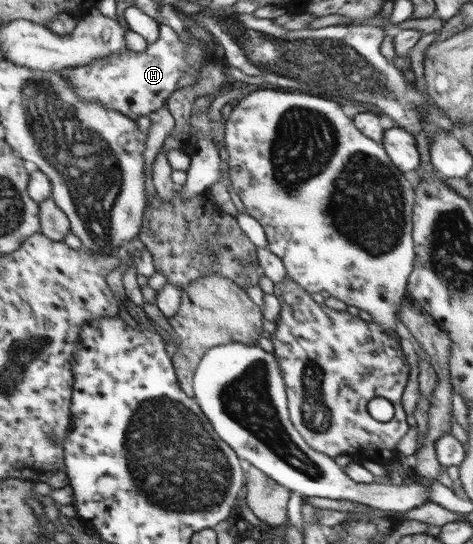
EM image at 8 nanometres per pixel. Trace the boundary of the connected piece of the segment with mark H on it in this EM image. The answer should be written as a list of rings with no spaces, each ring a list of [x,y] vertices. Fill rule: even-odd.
[[[159,24],[158,39],[147,44],[145,50],[122,50],[122,53],[96,59],[92,65],[62,69],[62,74],[83,101],[95,101],[106,109],[137,120],[166,106],[186,72],[186,57],[187,45],[180,40],[178,33],[168,25]]]

